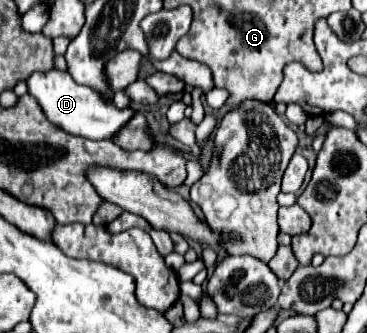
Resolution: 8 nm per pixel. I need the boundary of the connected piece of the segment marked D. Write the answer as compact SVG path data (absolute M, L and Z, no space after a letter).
M50 70L50 72L34 72L28 80L28 94L36 98L44 116L64 132L74 136L90 138L90 140L112 140L116 132L134 116L132 108L118 110L114 104L108 104L98 92L92 92L88 86L80 86L72 80L68 72Z

